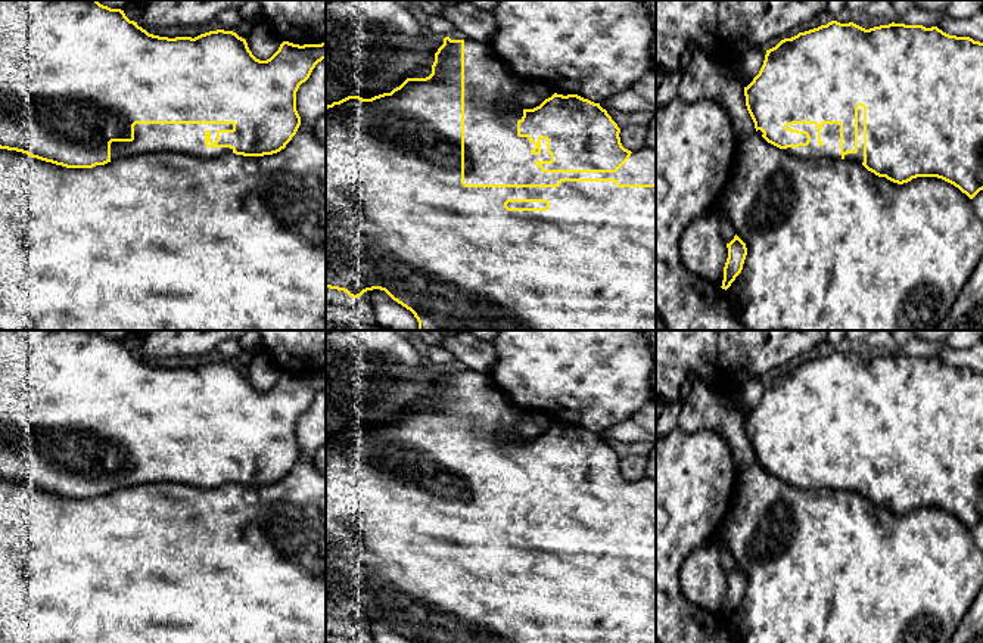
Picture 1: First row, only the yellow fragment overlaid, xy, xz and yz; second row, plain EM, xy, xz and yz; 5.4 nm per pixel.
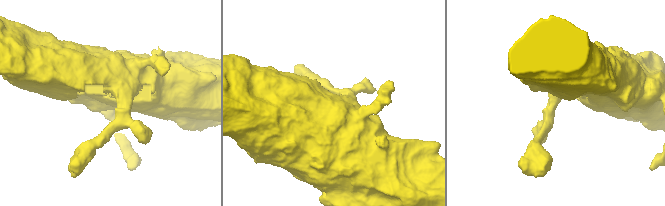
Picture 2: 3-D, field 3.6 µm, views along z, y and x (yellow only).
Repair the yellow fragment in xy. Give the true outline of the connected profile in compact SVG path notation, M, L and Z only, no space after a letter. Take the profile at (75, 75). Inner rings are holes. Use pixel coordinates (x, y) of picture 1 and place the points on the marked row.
M0 0L0 149L27 153L66 168L93 168L125 156L155 152L178 152L212 158L227 153L264 156L280 152L301 125L296 111L296 91L318 62L326 59L326 41L321 44L293 44L283 41L267 60L256 59L245 38L233 31L209 31L192 37L159 37L130 21L124 10L111 9L97 0Z

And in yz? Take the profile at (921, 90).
M831 21L827 25L799 32L766 50L763 65L753 81L744 87L746 106L756 131L771 145L799 158L847 159L862 164L878 177L903 184L917 177L942 178L970 199L983 190L983 43L970 37L949 35L937 27L889 24L865 29L853 22Z

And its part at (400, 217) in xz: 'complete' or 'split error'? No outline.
split error

